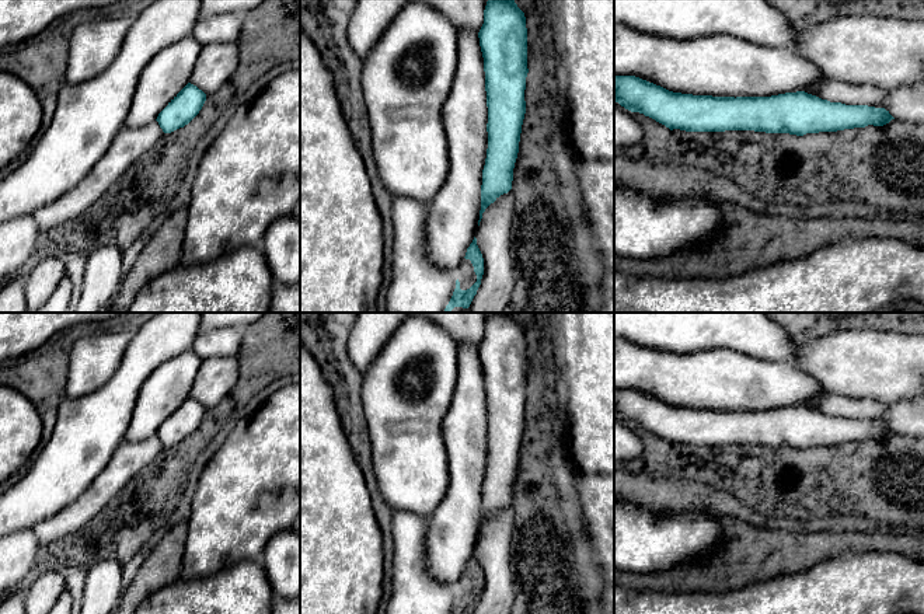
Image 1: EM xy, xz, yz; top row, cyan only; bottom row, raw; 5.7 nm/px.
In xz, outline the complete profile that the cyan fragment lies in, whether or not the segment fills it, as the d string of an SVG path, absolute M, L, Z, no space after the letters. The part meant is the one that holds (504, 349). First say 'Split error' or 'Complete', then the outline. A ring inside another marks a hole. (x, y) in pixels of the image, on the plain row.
Complete. M488 313L484 338L478 346L484 371L488 421L488 463L482 484L480 535L485 523L512 503L513 482L519 467L522 439L526 428L527 342L524 327L513 313Z

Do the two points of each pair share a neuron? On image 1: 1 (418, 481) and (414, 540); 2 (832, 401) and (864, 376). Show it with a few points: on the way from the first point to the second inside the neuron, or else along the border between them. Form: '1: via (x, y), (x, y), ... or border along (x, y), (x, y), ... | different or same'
1: border along (393, 509), (426, 516) | different
2: border along (825, 390), (833, 394), (871, 397), (874, 400) | different

